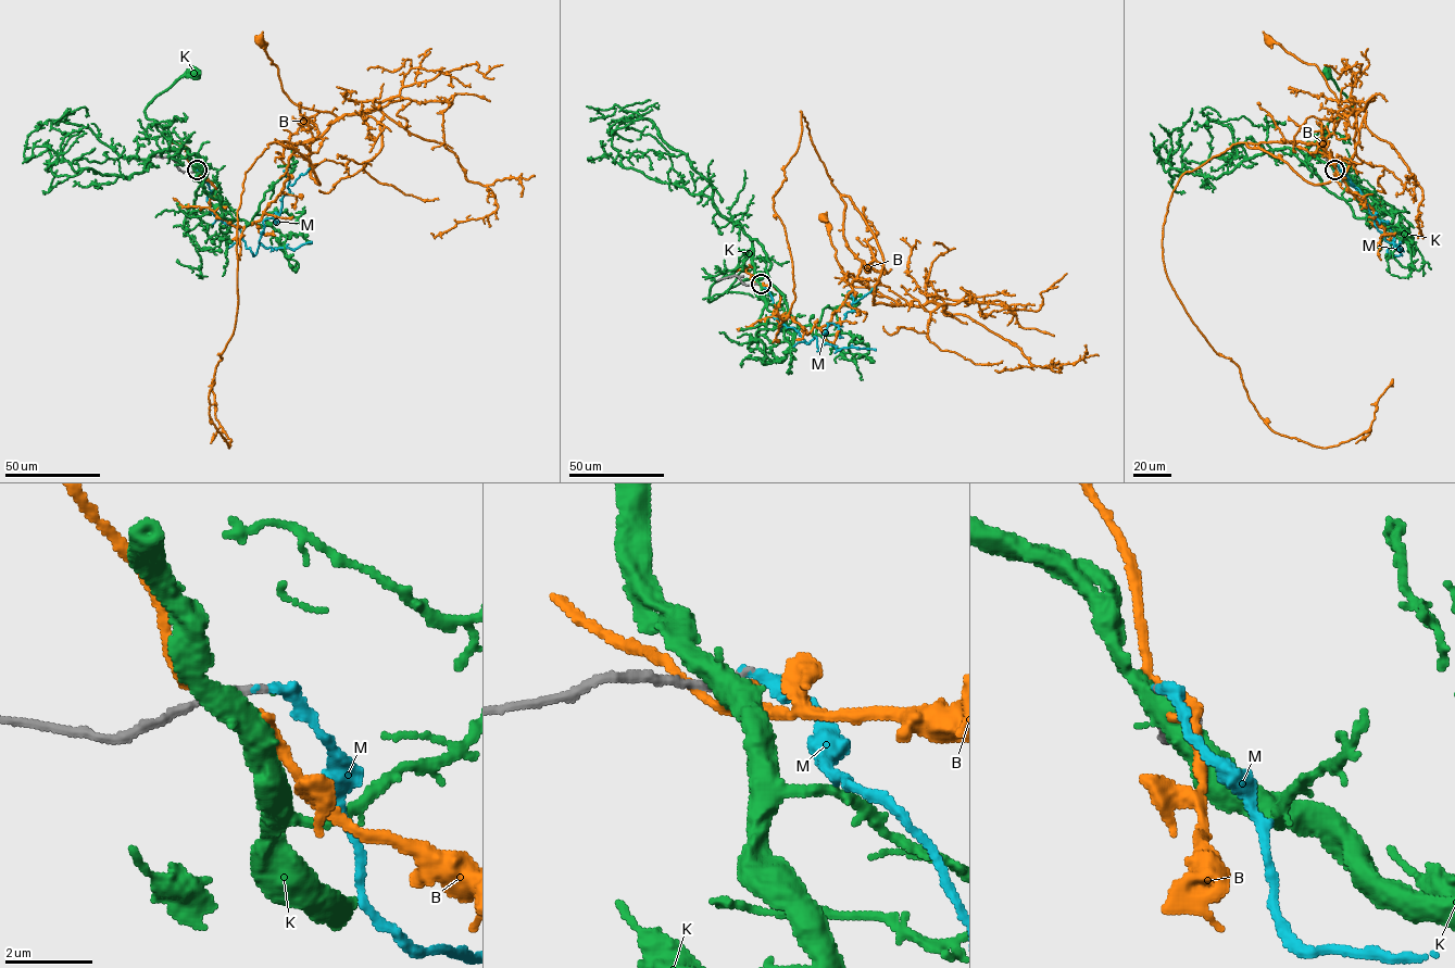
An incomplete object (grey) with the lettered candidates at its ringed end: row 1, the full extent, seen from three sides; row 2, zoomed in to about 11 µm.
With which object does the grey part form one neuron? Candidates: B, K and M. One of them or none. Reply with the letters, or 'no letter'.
M

